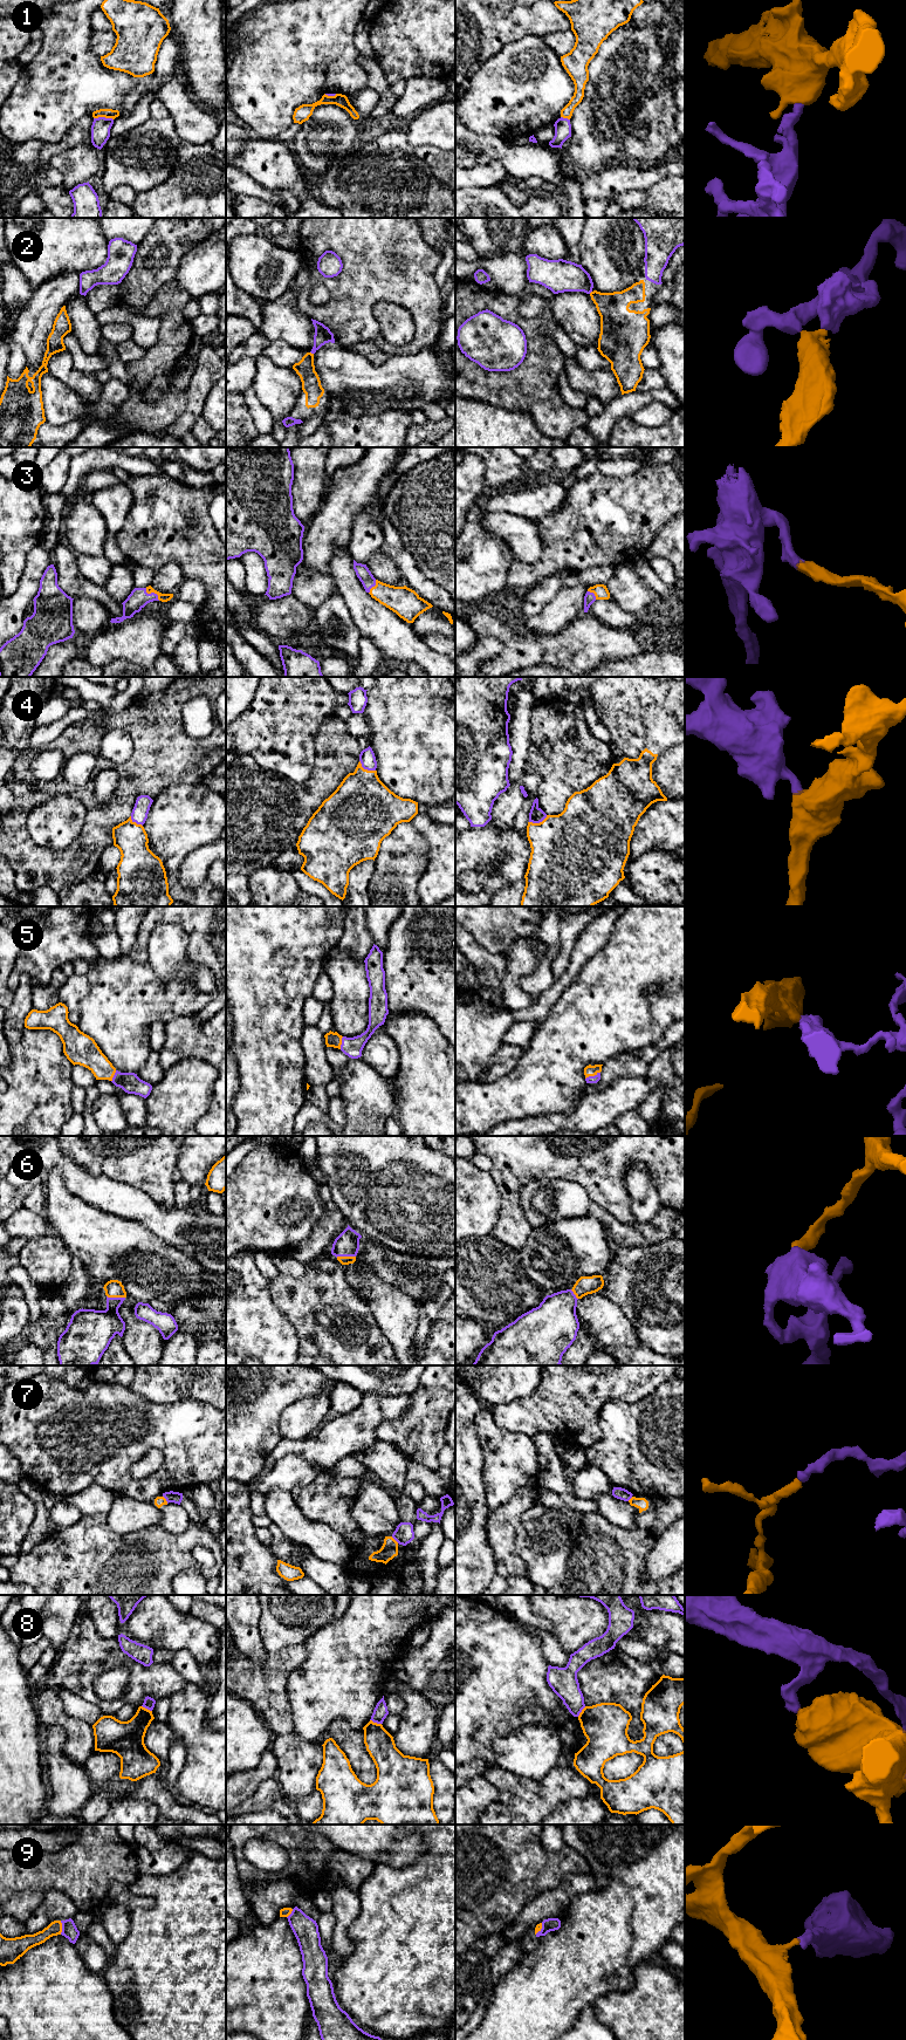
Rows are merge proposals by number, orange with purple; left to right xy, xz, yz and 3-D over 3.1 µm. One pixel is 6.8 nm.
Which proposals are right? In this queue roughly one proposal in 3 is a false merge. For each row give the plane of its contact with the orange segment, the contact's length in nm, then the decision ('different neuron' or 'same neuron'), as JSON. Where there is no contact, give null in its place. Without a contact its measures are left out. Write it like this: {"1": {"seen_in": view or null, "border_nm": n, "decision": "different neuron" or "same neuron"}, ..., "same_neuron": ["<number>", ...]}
{"1": {"seen_in": "xy", "border_nm": 140, "decision": "different neuron"}, "2": {"seen_in": "xz", "border_nm": 30, "decision": "same neuron"}, "3": {"seen_in": "xy", "border_nm": 130, "decision": "same neuron"}, "4": {"seen_in": "xz", "border_nm": 130, "decision": "same neuron"}, "5": {"seen_in": "yz", "border_nm": 120, "decision": "same neuron"}, "6": {"seen_in": "xz", "border_nm": 140, "decision": "same neuron"}, "7": {"seen_in": "xy", "border_nm": 70, "decision": "different neuron"}, "8": {"seen_in": "xz", "border_nm": 90, "decision": "different neuron"}, "9": {"seen_in": "xy", "border_nm": 100, "decision": "same neuron"}, "same_neuron": ["2", "3", "4", "5", "6", "9"]}

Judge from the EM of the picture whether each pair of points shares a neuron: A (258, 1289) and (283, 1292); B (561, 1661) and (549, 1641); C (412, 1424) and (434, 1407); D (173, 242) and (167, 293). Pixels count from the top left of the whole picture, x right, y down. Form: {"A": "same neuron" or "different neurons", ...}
{"A": "different neurons", "B": "same neuron", "C": "same neuron", "D": "different neurons"}

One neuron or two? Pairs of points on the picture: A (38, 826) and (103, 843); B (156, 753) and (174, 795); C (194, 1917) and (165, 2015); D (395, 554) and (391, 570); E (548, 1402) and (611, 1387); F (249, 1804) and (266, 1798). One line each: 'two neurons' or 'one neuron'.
A: two neurons
B: two neurons
C: one neuron
D: two neurons
E: one neuron
F: one neuron

